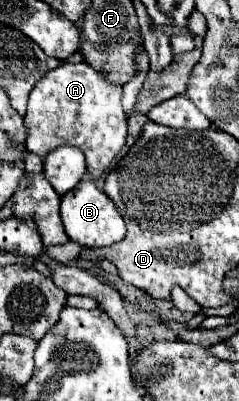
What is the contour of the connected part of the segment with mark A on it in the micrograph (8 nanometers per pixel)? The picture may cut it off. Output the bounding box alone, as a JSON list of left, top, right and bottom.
[25,62,127,178]

